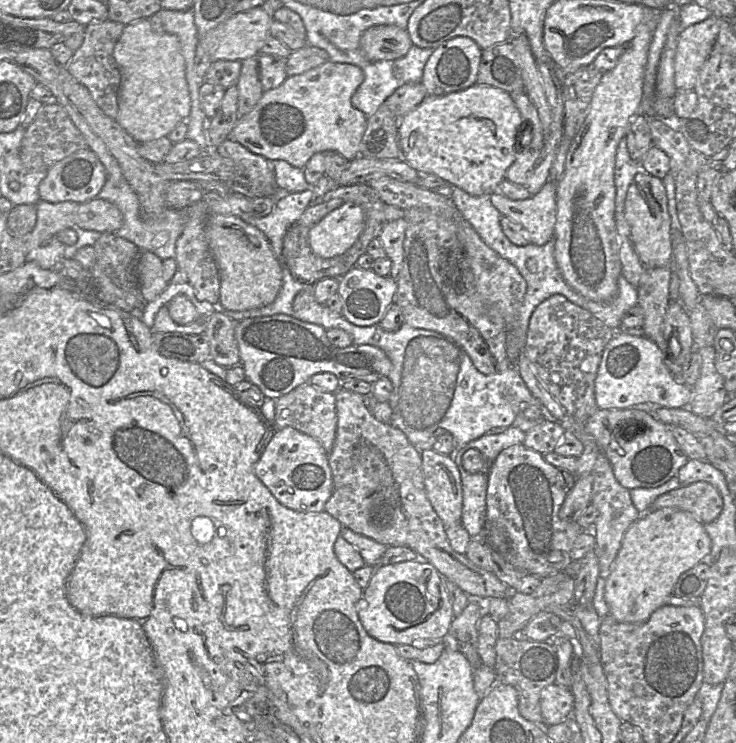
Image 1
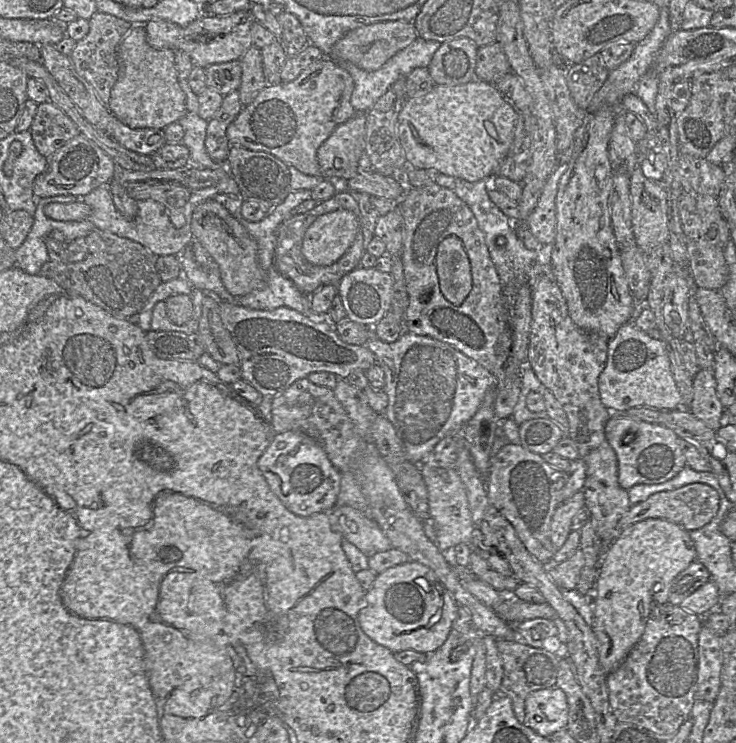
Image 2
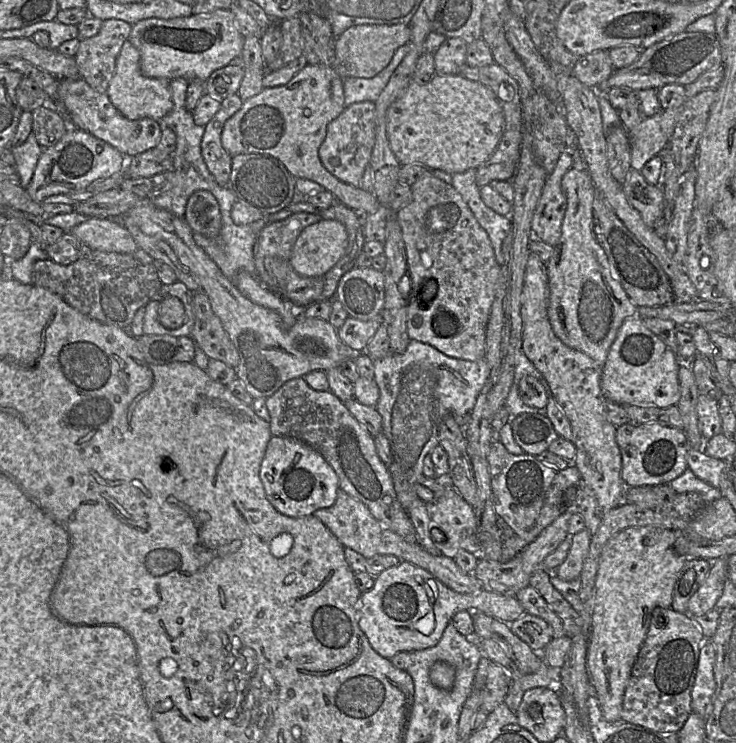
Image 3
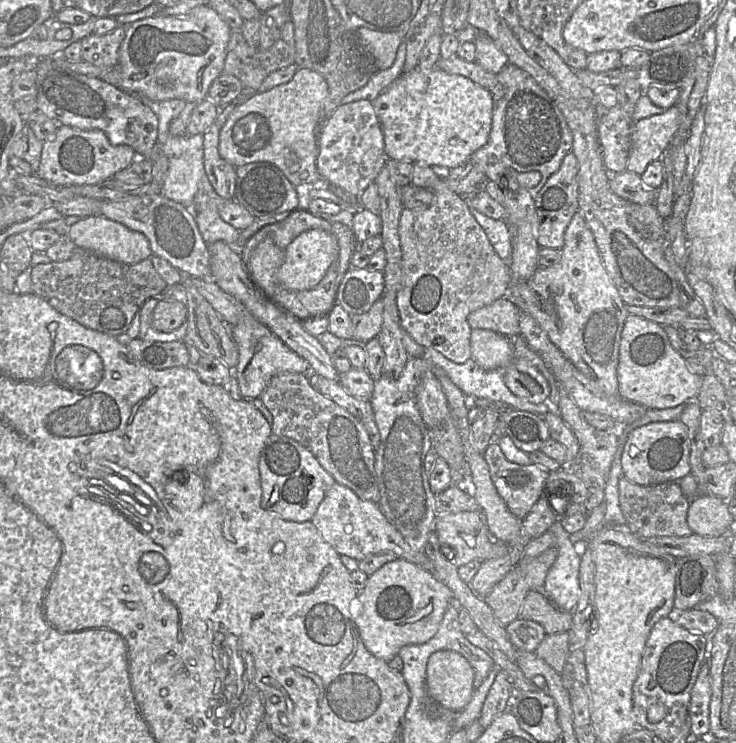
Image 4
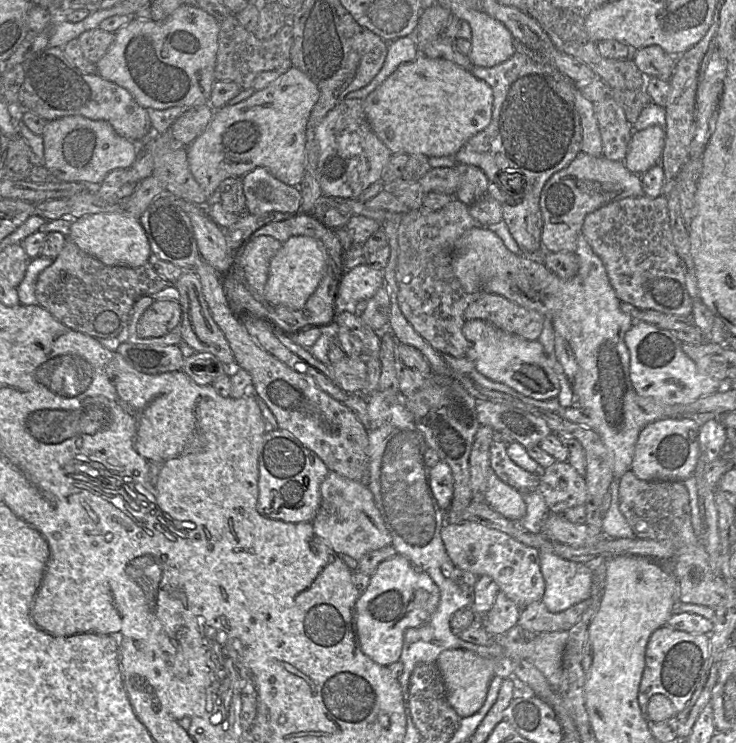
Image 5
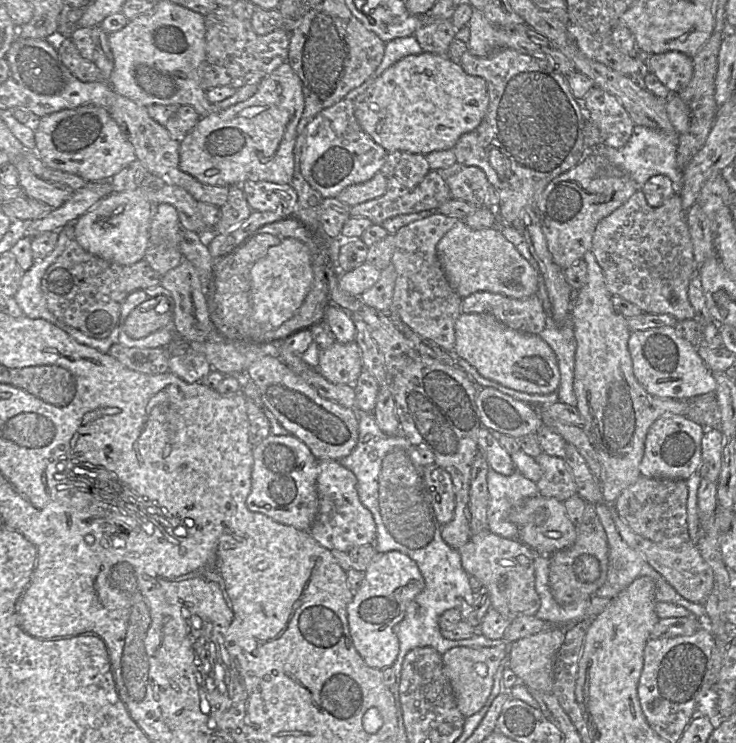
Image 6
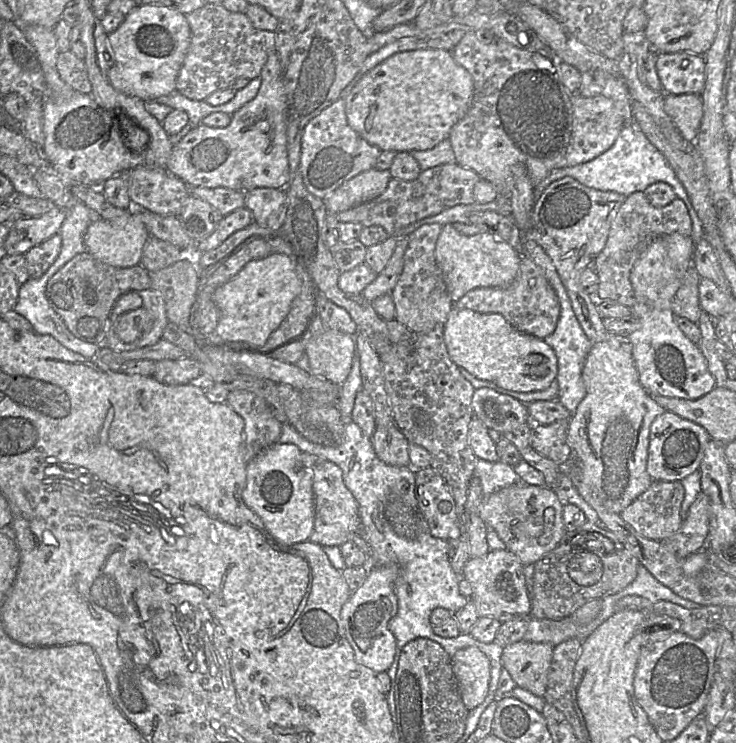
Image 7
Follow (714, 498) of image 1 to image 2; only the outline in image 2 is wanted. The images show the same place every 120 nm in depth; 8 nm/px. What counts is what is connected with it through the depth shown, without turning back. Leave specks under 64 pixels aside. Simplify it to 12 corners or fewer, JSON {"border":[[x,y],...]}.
{"border":[[704,483],[655,493],[631,505],[628,526],[665,518],[687,531],[716,516],[720,497]]}

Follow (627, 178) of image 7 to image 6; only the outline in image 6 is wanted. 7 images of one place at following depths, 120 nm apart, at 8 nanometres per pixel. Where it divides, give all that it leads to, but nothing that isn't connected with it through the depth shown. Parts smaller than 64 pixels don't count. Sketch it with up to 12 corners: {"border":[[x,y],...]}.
{"border":[[635,125],[622,148],[599,151],[641,187],[667,176],[682,183],[676,142]]}

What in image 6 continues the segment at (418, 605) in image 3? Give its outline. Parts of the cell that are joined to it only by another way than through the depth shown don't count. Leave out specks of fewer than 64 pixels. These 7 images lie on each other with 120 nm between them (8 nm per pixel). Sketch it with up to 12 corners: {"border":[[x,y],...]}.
{"border":[[400,551],[377,553],[347,607],[354,646],[383,670],[424,589]]}

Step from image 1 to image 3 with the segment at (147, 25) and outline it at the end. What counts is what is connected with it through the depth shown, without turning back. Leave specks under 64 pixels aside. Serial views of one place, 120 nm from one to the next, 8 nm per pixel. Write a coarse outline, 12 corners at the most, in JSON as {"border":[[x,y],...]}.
{"border":[[126,40],[107,95],[130,120],[160,121],[171,81],[144,76]]}

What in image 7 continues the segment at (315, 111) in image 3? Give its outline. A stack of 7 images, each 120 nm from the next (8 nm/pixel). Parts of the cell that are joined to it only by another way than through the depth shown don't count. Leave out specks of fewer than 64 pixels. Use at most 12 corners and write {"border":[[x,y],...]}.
{"border":[[278,54],[227,127],[204,124],[166,169],[188,187],[247,192],[289,181]]}

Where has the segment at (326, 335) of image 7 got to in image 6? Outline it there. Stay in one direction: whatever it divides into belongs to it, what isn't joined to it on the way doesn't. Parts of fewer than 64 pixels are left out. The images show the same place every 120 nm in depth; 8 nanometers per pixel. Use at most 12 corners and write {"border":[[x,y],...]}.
{"border":[[357,342],[320,349],[317,371],[354,385],[363,371]]}

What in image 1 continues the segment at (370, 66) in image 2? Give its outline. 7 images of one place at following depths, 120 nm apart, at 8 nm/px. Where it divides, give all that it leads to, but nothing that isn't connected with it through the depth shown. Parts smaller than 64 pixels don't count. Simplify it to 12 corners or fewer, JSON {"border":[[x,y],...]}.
{"border":[[373,26],[360,39],[370,62],[399,59],[412,45],[407,30]]}

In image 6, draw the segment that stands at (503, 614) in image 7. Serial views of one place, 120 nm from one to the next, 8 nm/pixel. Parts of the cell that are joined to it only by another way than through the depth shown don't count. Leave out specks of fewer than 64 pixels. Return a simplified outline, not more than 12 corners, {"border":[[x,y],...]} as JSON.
{"border":[[488,529],[457,550],[491,608],[535,615],[537,554]]}

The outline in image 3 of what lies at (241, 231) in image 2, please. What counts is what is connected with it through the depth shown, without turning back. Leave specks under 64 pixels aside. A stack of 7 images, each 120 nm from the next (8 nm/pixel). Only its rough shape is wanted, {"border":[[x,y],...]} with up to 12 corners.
{"border":[[208,190],[191,195],[184,218],[208,238],[221,230],[220,206]]}

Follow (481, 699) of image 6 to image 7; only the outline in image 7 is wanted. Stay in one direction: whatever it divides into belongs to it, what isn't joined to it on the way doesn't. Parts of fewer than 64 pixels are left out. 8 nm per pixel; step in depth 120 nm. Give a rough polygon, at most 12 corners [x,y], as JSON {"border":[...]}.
{"border":[[477,647],[458,650],[452,669],[465,707],[488,694],[489,658]]}

